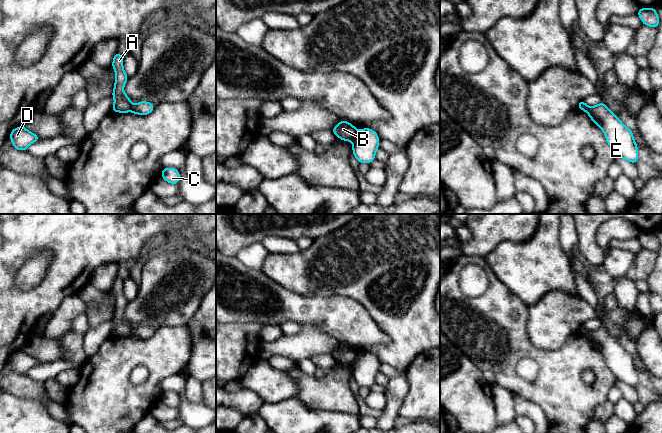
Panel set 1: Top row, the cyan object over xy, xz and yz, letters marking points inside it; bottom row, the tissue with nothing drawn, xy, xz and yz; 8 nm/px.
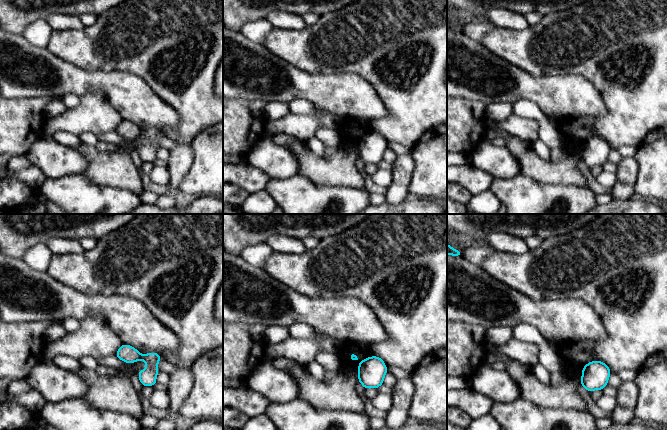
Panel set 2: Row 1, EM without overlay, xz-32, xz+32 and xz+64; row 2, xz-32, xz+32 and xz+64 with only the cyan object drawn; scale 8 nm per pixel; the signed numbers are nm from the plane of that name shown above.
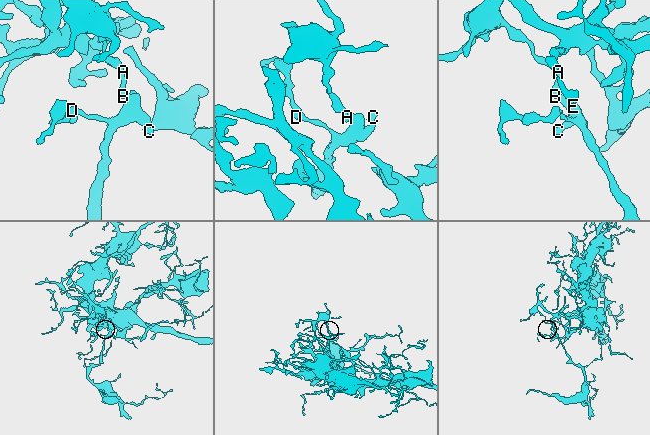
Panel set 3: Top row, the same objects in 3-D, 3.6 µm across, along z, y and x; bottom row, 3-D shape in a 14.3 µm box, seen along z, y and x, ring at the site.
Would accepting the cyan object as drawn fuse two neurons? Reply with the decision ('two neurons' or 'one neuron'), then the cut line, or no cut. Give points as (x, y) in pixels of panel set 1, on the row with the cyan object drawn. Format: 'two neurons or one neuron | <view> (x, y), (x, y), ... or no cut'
two neurons | xz (357, 131), (352, 139)

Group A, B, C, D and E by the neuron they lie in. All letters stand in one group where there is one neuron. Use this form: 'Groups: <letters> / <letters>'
Groups: A B / C D E

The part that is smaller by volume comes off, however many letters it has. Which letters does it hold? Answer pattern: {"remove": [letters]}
{"remove": ["C", "D", "E"]}

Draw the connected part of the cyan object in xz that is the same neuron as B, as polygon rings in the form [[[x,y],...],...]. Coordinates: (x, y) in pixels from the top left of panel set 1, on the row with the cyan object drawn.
[[[340,121],[332,130],[338,138],[344,141],[352,141],[356,134],[357,129],[347,121]]]

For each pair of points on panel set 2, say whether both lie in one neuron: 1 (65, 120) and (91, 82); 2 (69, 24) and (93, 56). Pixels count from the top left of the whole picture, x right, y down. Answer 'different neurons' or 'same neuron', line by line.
1: different neurons
2: different neurons

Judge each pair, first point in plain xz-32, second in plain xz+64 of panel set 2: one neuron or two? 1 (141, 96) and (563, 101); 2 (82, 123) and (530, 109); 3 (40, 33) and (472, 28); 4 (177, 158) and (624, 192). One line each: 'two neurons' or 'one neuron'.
1: one neuron
2: two neurons
3: one neuron
4: one neuron

